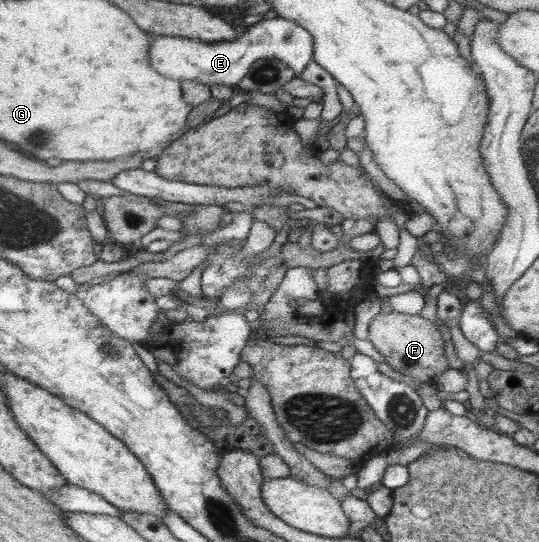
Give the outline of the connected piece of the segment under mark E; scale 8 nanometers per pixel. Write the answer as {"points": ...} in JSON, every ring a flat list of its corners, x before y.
{"points":[[276,16,272,19,260,20,250,25,242,36,230,40,216,43,204,43,198,39,187,39,179,36,150,35,150,46,148,46,148,62,150,68,164,78,172,78,176,82,182,80,195,80,206,86,226,85,234,86,250,70,250,65,258,59,276,59,281,60,292,69,295,75,304,70,304,67,313,59,312,39,303,28,300,28,295,22]]}

